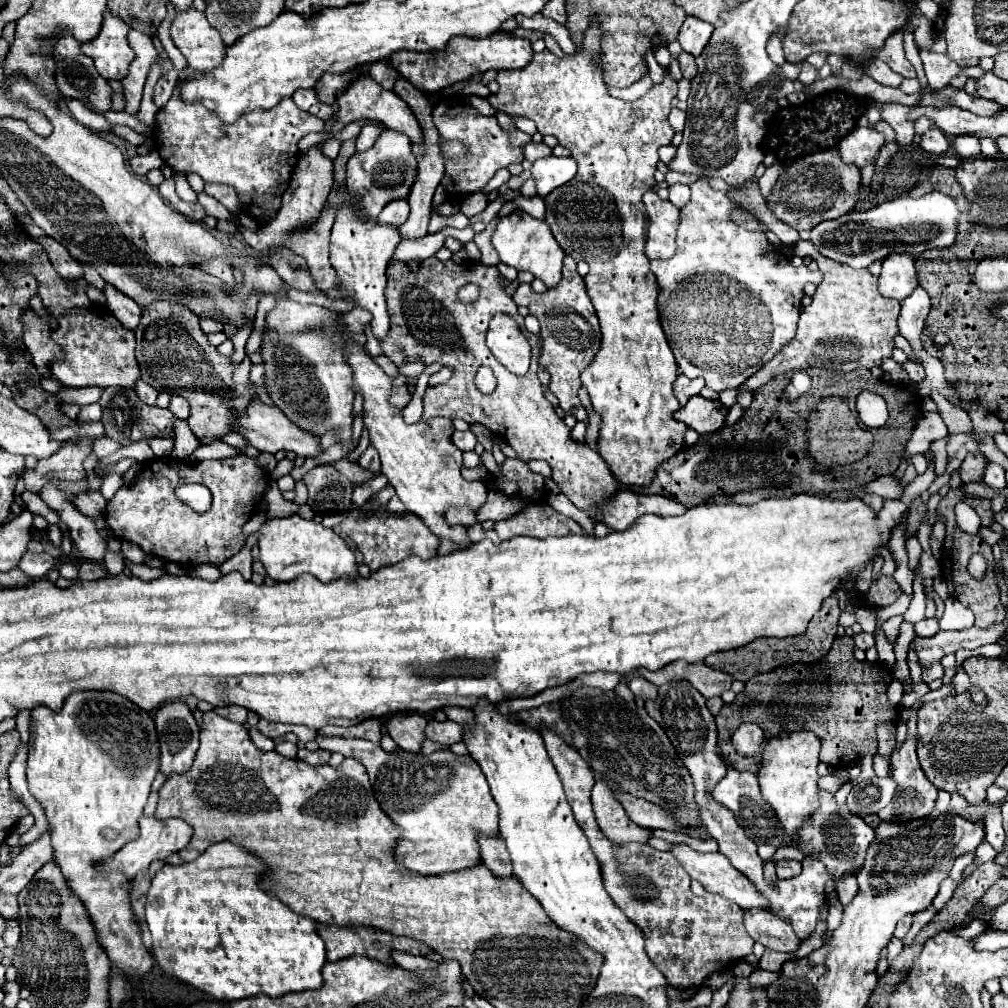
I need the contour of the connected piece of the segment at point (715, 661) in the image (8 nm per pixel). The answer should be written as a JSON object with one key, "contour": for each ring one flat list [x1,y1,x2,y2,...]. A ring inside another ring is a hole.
{"contour":[[832,592,832,596,828,596,828,600,822,602,822,608,812,618,812,622,808,624,808,630,804,634,790,636,790,638,758,638,756,642,750,642,748,646,742,646,740,650,716,652,716,654,708,656,704,662,712,668,720,668,720,670,732,674,736,680,742,680,742,682,748,682,750,678,770,672,778,666,788,666,788,664,796,664,796,662,816,662,830,650,834,636,836,636,836,628,838,628,838,618,840,618,838,592]]}

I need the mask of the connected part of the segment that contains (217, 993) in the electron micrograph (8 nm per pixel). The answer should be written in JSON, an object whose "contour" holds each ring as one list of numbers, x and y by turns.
{"contour":[[220,842,220,844,212,844,204,854,200,854,200,858,192,860,192,862,184,862,180,866,170,866,166,864,162,870,158,870,158,874,152,878,150,890,148,890,148,898,146,898,146,922,152,934,152,944,154,944,154,956,160,964,160,968,168,974,174,976,206,994,210,994,215,1000,222,1002,230,1002,230,1000,240,1000,240,998,248,998,248,996,258,996,258,994,266,994,270,998,278,998,282,994,288,992,304,992,304,990,318,990,322,986,322,966,326,964,326,946,324,940,320,938,316,926,318,922,292,912,286,904,282,904,278,898,270,898,264,890,260,890,260,879,262,873,268,870,268,866,258,860,252,854,246,854,244,848,240,846,232,846,230,842]]}

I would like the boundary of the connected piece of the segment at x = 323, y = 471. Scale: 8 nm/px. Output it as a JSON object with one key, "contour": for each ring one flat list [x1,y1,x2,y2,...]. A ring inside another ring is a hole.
{"contour":[[332,466,312,468,304,476,308,504,318,516,342,514,352,508,352,484]]}

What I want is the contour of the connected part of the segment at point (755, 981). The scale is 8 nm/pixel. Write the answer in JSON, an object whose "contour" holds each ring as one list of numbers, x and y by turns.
{"contour":[[754,970,750,976,748,976,748,982,752,988,762,988,762,986,768,986,772,984,772,980,776,980,776,972,766,972,766,970]]}

